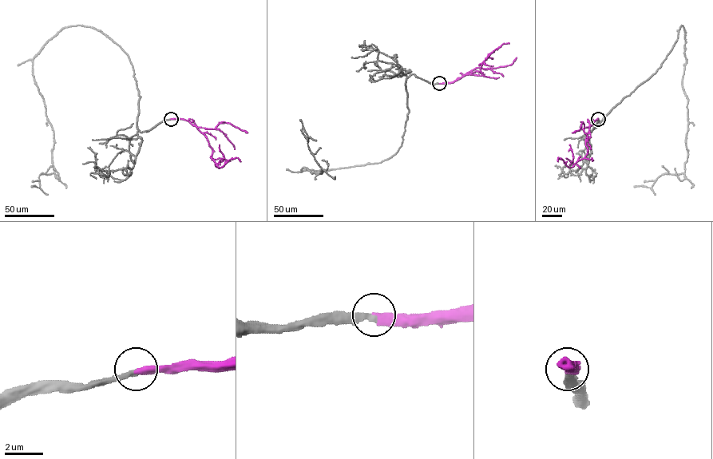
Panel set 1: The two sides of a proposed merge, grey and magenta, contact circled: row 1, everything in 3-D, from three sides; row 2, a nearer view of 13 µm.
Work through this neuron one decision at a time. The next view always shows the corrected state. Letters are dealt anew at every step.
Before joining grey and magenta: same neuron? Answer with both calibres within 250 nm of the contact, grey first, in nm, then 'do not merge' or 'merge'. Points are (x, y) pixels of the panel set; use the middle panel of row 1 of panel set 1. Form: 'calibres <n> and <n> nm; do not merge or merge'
calibres 320 and 440 nm; merge

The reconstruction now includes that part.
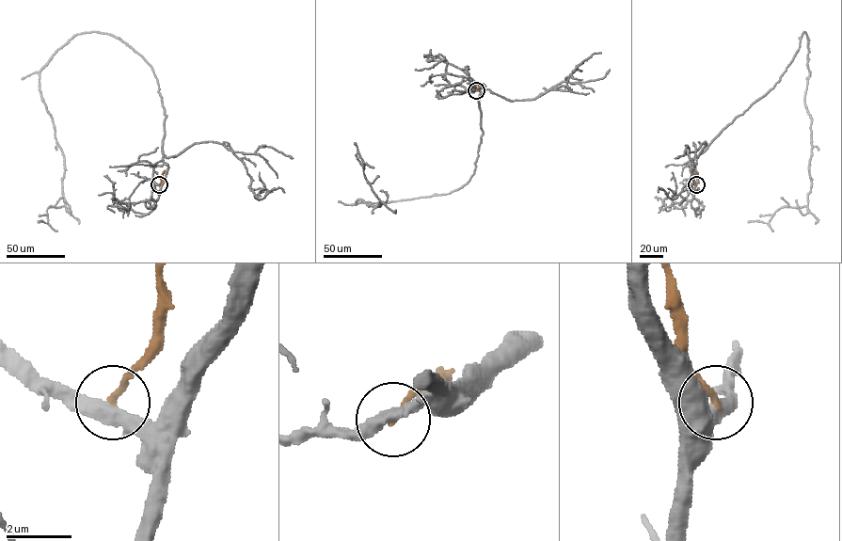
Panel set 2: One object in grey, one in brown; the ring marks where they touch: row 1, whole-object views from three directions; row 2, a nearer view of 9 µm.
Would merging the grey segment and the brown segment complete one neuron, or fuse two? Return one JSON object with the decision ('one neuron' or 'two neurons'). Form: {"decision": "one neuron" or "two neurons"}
{"decision": "two neurons"}

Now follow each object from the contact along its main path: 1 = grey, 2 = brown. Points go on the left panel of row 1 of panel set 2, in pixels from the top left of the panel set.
1: (159, 184), (166, 116), (152, 68), (110, 35), (74, 35), (39, 73), (65, 205), (39, 221)
2: (159, 184), (165, 170)

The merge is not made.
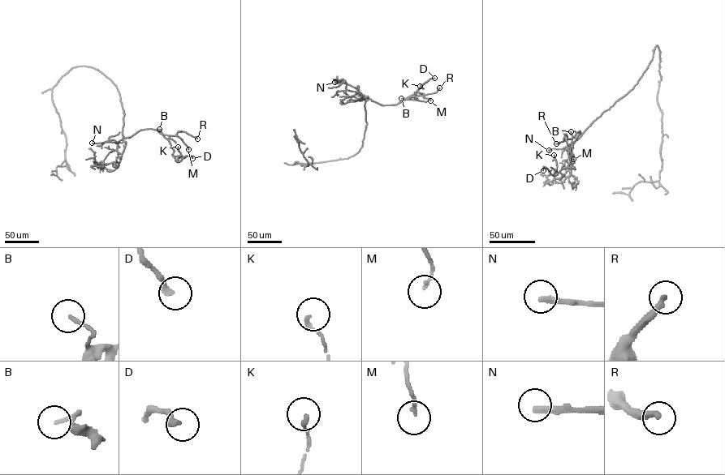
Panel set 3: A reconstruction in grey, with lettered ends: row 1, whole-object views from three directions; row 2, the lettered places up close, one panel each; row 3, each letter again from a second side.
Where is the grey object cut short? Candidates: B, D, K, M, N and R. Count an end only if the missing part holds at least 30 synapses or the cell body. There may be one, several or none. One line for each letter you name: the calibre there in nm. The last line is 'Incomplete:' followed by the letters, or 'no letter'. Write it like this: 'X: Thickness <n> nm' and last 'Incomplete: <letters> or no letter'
N: Thickness 280 nm
R: Thickness 240 nm
Incomplete: N, R

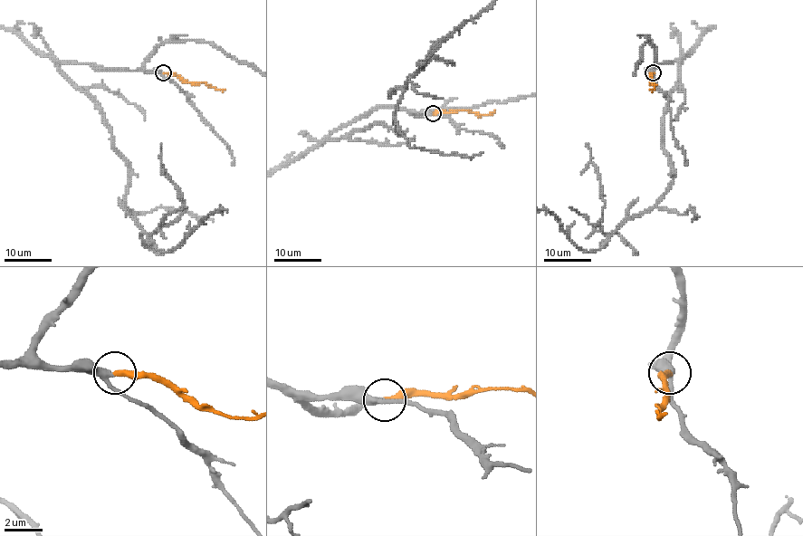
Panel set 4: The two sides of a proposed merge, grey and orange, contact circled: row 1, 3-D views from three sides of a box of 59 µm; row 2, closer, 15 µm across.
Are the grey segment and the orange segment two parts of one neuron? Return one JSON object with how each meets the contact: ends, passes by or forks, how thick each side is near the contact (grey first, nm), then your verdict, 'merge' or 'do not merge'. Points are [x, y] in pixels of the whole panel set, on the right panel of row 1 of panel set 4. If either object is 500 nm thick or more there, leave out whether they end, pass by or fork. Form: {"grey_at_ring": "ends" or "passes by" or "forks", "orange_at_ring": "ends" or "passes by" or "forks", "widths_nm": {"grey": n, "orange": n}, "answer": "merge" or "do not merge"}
{"grey_at_ring": "passes by", "orange_at_ring": "ends", "widths_nm": {"grey": 280, "orange": 320}, "answer": "merge"}

